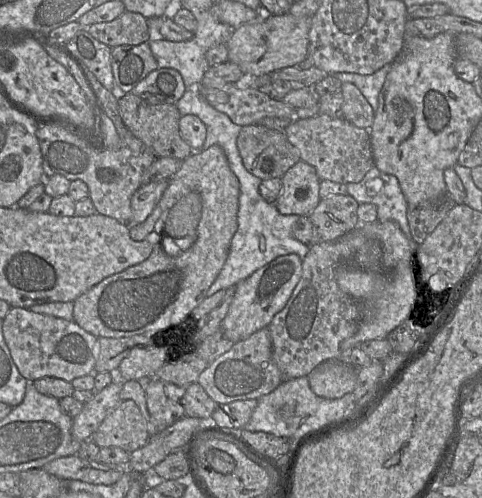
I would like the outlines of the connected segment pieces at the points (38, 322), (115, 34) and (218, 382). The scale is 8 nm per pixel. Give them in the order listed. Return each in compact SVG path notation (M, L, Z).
M11 307L2 323L3 337L19 373L29 382L54 377L71 382L94 373L98 338L74 320Z
M125 11L118 18L87 27L98 41L113 48L121 45L138 45L150 40L147 19L136 12Z
M262 328L246 339L233 344L230 350L216 358L199 375L197 383L217 404L258 399L272 392L283 380L272 358L272 342L268 328Z

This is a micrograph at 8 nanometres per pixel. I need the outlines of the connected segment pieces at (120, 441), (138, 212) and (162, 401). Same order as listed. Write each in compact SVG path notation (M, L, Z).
M133 400L121 401L102 421L91 440L100 448L115 446L128 453L149 440L145 420Z
M169 179L141 185L131 198L131 221L129 227L144 222L160 201Z
M153 378L137 381L145 390L148 411L155 420L158 432L185 416L180 400L185 394L186 387Z

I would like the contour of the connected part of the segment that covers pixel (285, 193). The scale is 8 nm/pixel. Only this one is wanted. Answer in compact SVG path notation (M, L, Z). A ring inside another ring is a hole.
M300 160L287 170L281 180L282 190L275 202L277 210L283 215L309 216L321 200L321 180L316 169Z

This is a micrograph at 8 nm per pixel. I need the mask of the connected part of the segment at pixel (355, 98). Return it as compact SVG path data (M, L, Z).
M342 83L343 105L340 116L359 128L370 130L373 125L375 111L354 84Z

